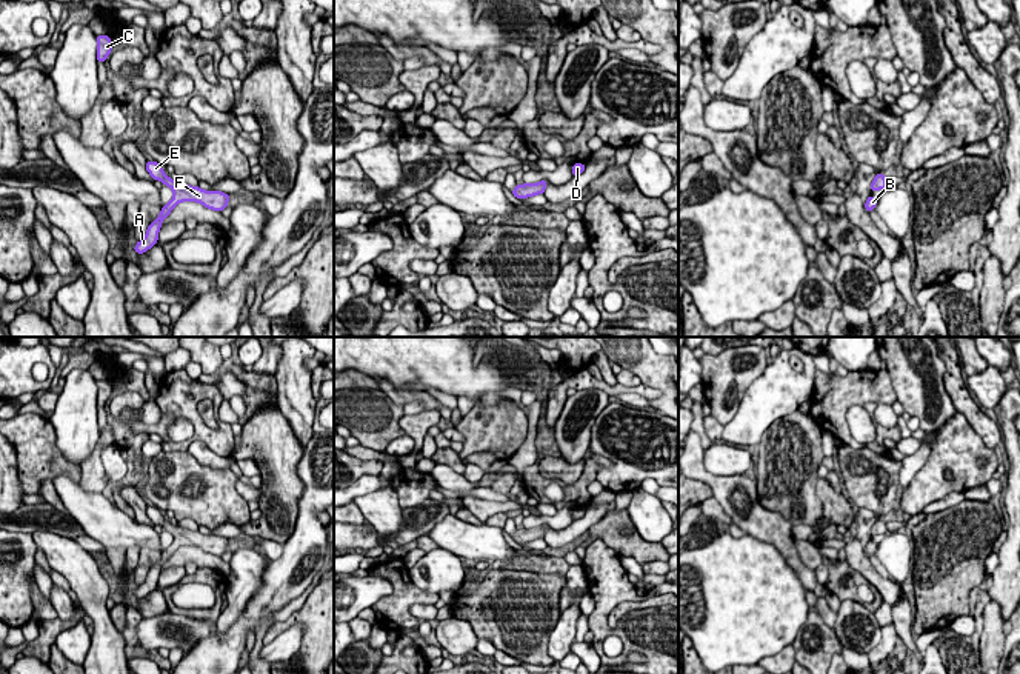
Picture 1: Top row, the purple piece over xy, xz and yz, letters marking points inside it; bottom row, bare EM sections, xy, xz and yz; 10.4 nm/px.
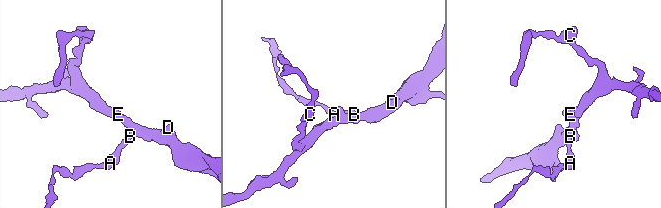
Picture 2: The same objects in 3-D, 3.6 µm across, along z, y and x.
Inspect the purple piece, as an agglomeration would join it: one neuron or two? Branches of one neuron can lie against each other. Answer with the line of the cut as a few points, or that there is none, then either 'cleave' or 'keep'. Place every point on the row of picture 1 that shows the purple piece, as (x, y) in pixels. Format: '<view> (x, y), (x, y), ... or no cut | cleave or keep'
no cut | keep

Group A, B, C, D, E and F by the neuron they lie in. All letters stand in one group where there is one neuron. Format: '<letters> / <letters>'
A B C D E F

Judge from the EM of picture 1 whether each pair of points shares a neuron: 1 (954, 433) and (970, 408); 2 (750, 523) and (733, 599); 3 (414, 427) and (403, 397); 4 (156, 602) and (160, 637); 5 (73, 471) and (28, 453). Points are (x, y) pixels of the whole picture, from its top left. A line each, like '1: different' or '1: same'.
1: different
2: different
3: different
4: different
5: same

